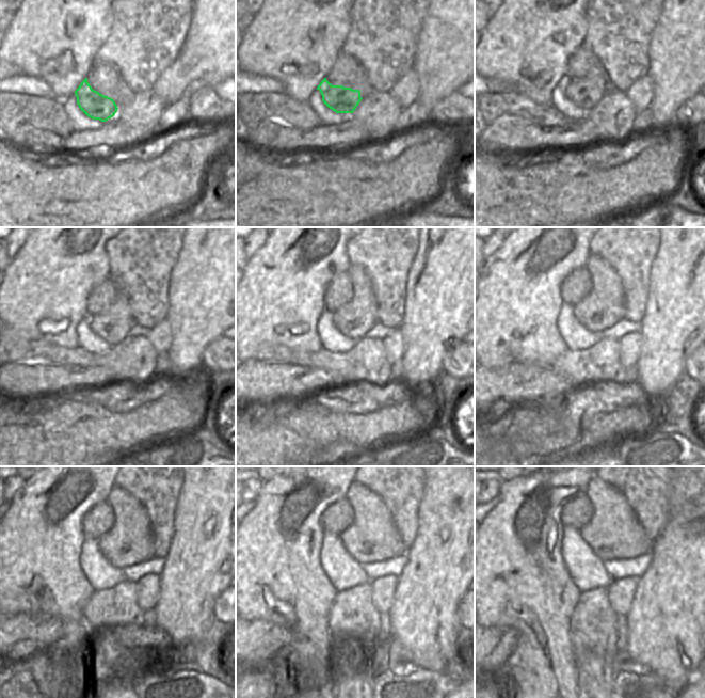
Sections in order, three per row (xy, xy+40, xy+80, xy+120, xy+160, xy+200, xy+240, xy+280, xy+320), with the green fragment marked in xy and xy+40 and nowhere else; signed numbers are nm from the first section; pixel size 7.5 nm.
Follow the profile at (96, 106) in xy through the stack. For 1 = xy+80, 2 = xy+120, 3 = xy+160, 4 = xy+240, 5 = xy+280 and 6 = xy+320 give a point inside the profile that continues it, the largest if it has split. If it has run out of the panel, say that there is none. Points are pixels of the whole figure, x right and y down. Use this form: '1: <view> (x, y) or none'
1: xy+80 (586, 93)
2: xy+120 (113, 326)
3: xy+160 (354, 319)
4: xy+240 (130, 541)
5: xy+280 (372, 537)
6: xy+320 (613, 532)

